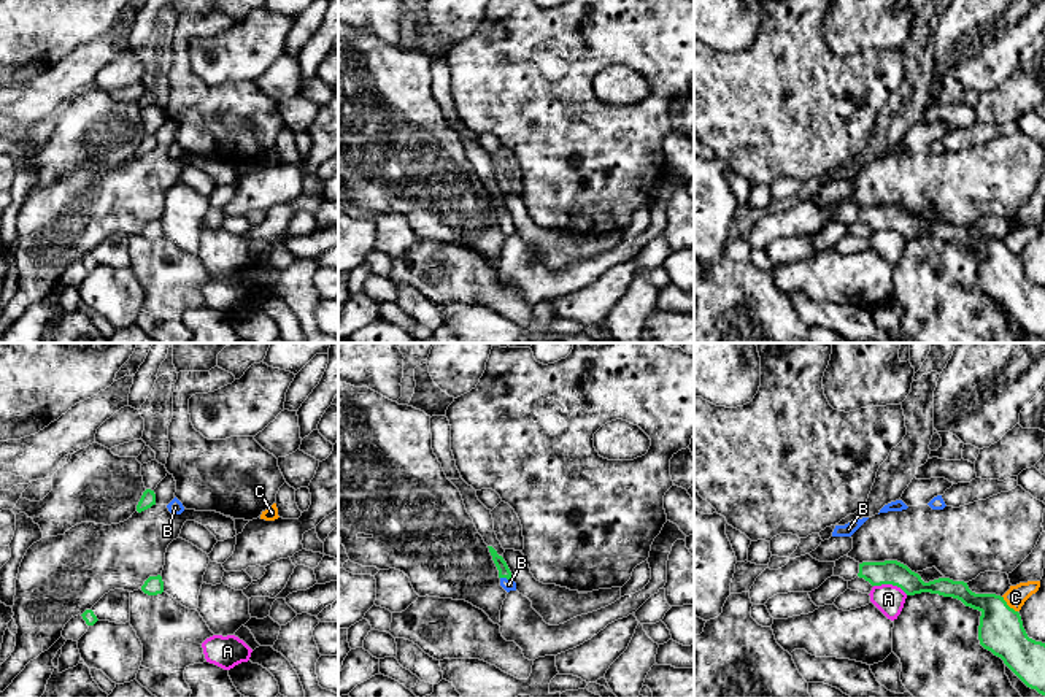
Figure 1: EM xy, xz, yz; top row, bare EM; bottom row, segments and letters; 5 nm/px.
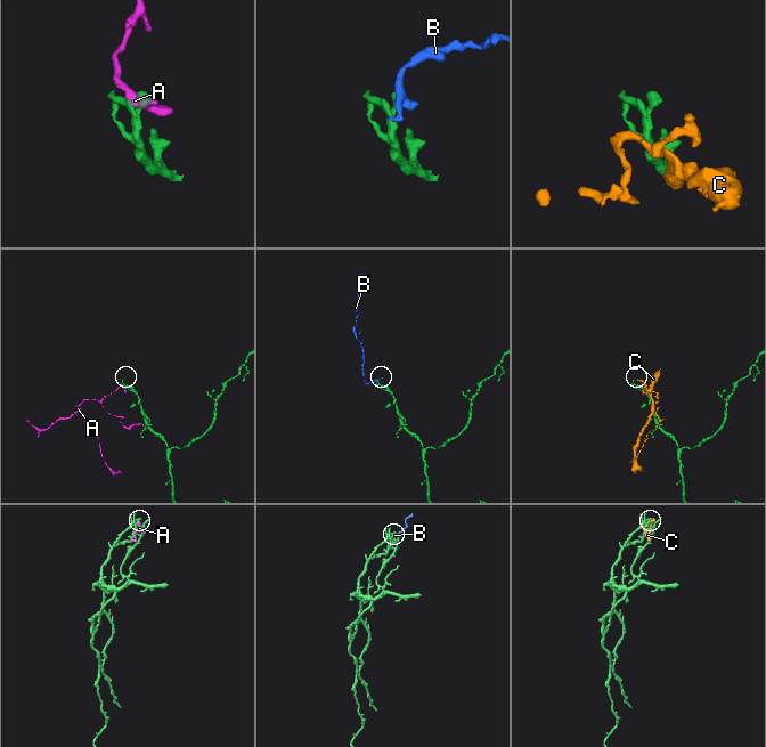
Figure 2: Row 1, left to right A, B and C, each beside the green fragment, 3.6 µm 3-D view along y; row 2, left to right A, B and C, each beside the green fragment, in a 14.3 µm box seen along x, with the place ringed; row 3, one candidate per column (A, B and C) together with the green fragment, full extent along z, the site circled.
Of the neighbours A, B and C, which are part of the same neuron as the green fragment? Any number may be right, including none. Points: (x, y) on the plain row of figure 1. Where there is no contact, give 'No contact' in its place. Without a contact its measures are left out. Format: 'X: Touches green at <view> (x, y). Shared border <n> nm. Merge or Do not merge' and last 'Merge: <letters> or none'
A: Touches green at yz (891, 227). Shared border 180 nm. Do not merge
B: Touches green at xz (507, 223). Shared border 60 nm. Merge
C: Touches green at yz (1007, 250). Shared border 120 nm. Do not merge
Merge: B

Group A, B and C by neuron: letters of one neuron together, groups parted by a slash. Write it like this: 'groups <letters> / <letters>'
groups A / B / C

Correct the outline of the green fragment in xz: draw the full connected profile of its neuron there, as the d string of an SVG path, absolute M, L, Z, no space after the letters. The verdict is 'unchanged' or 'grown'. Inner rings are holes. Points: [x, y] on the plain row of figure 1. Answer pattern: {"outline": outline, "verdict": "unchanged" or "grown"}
{"outline": "M488 191L489 197L492 200L492 205L499 214L499 222L500 222L500 230L510 237L510 235L516 235L516 227L513 224L513 219L507 210L507 206L503 205L502 200L497 198L497 195L492 191Z", "verdict": "grown"}

